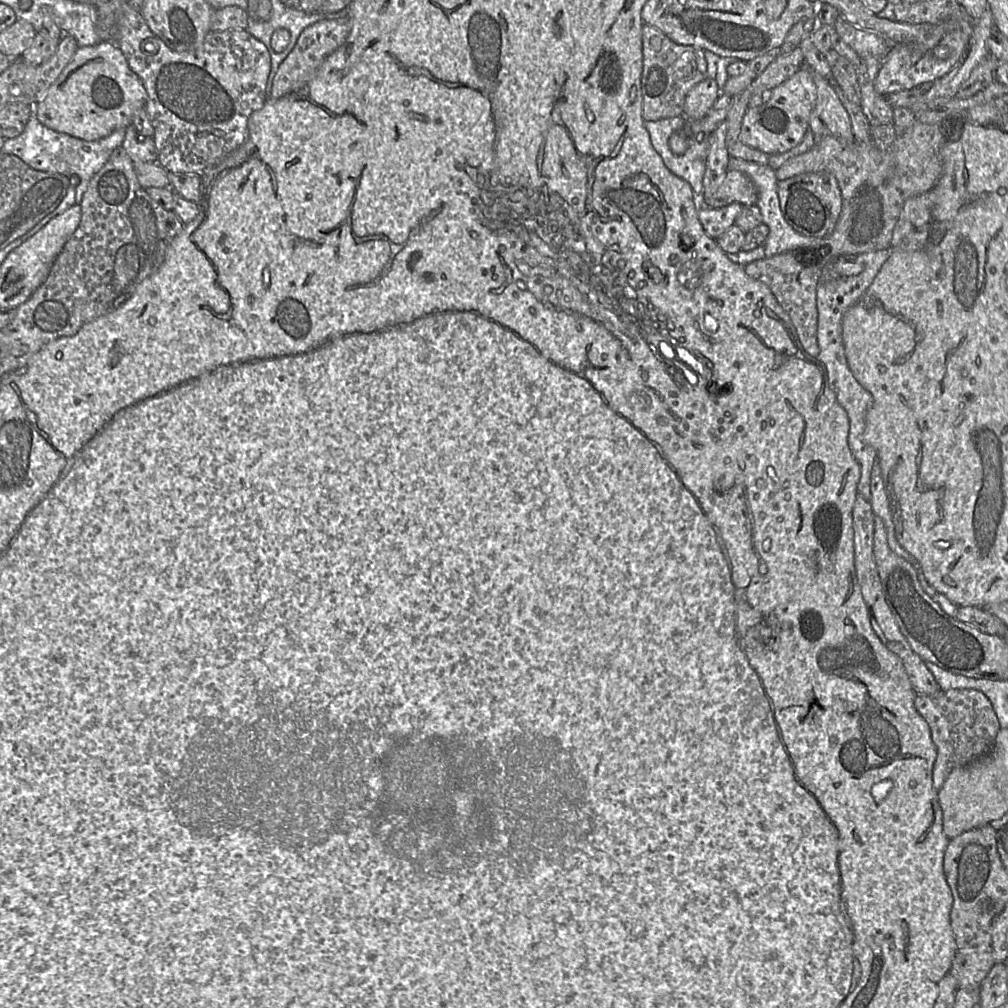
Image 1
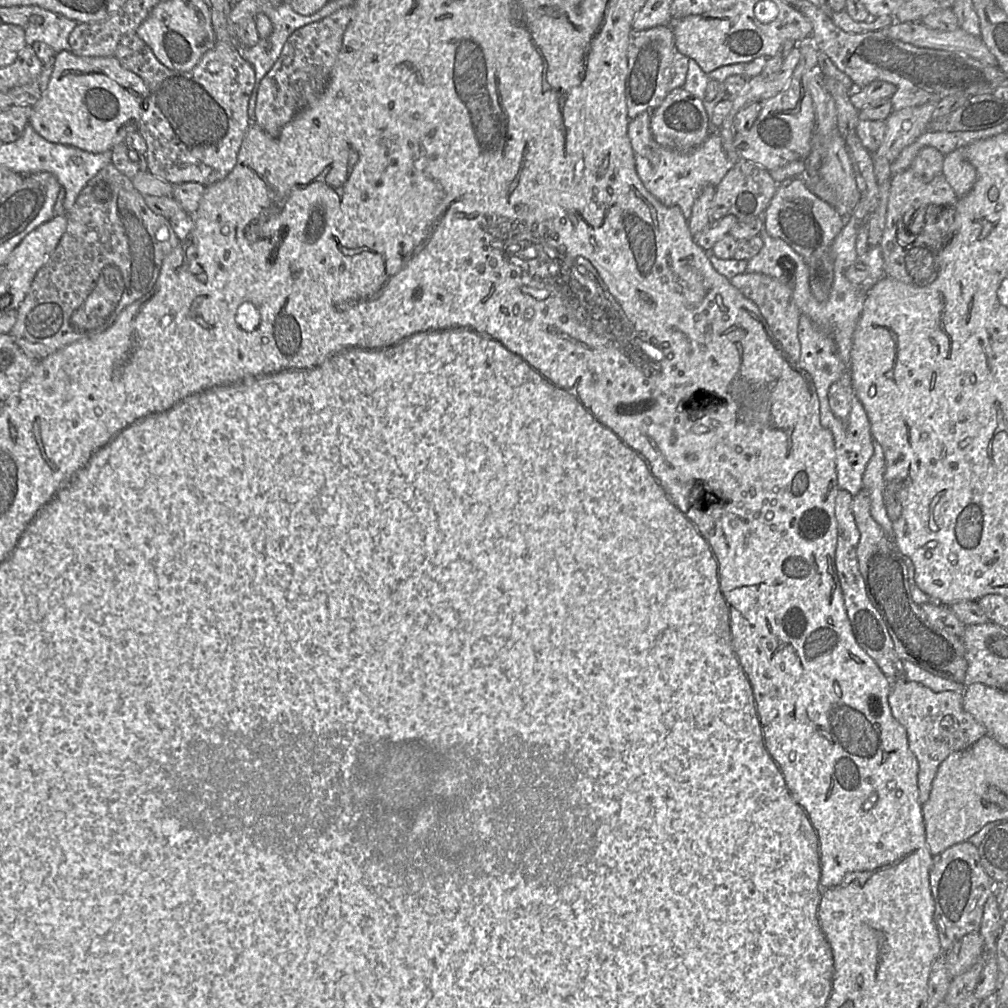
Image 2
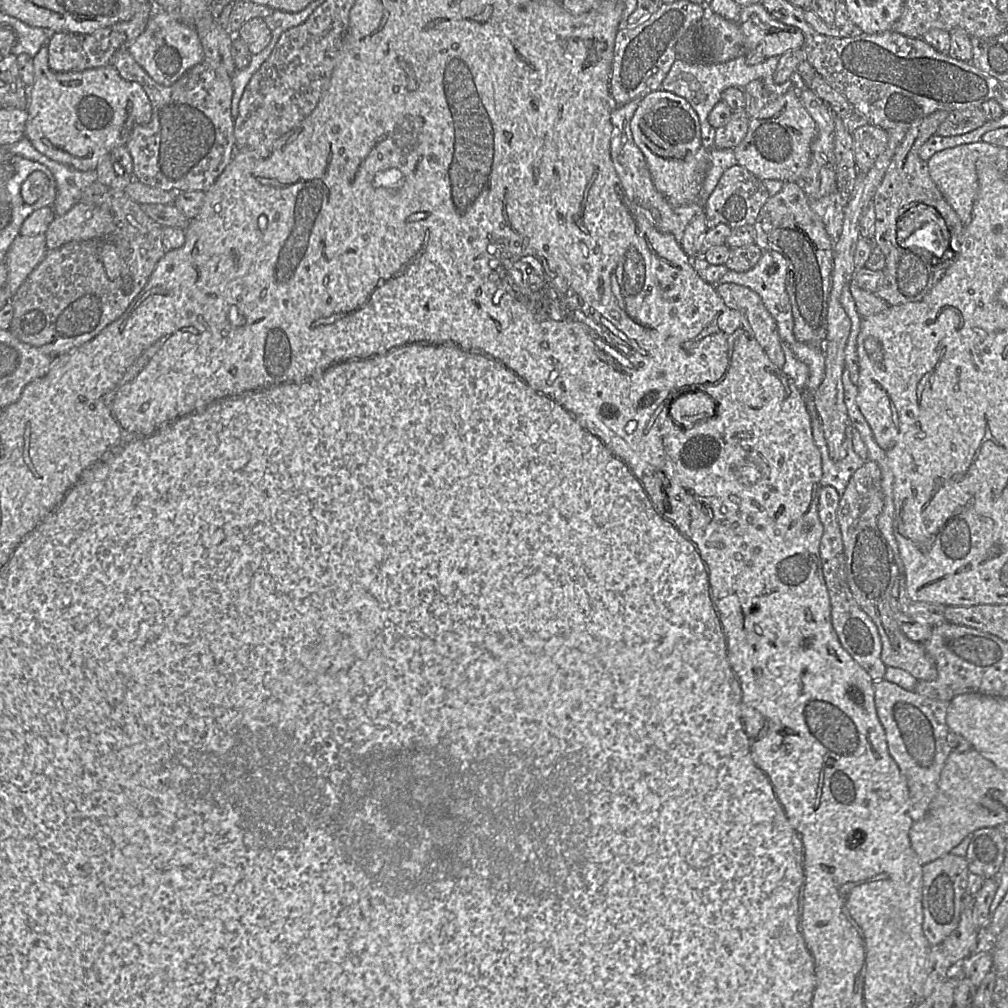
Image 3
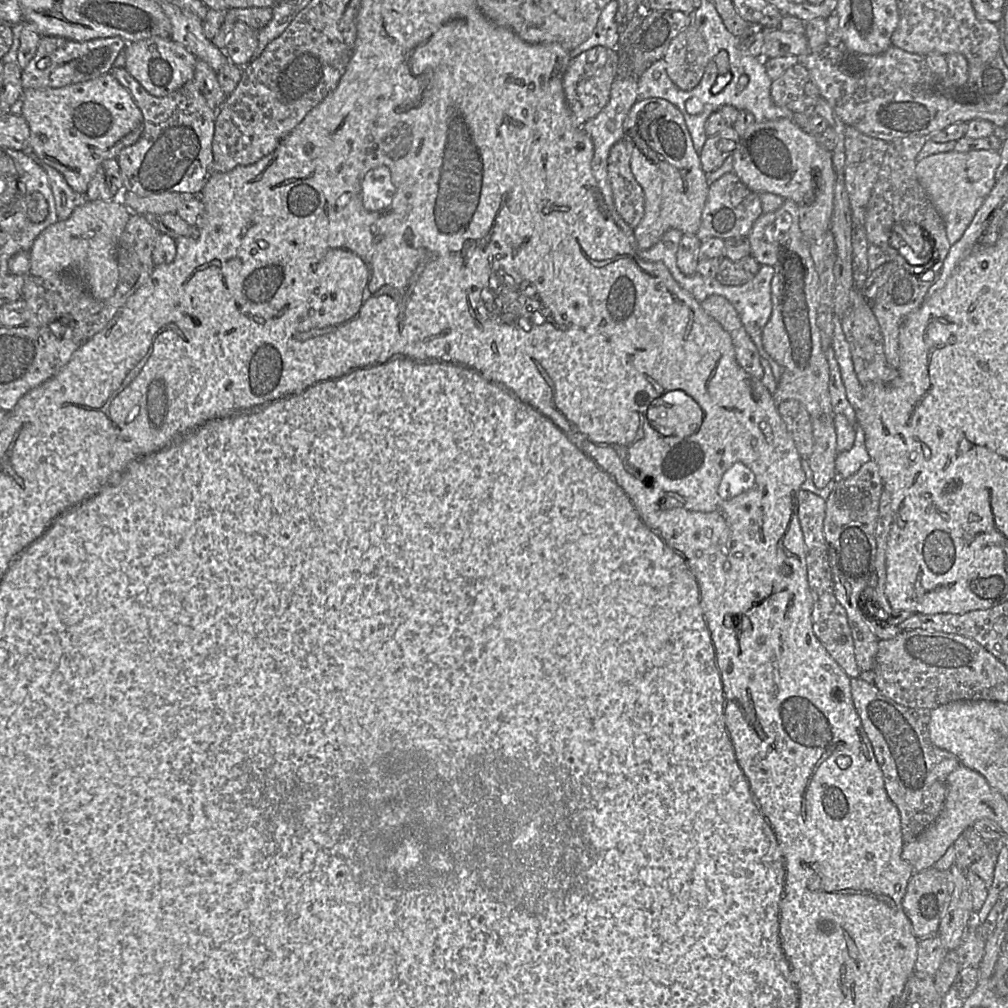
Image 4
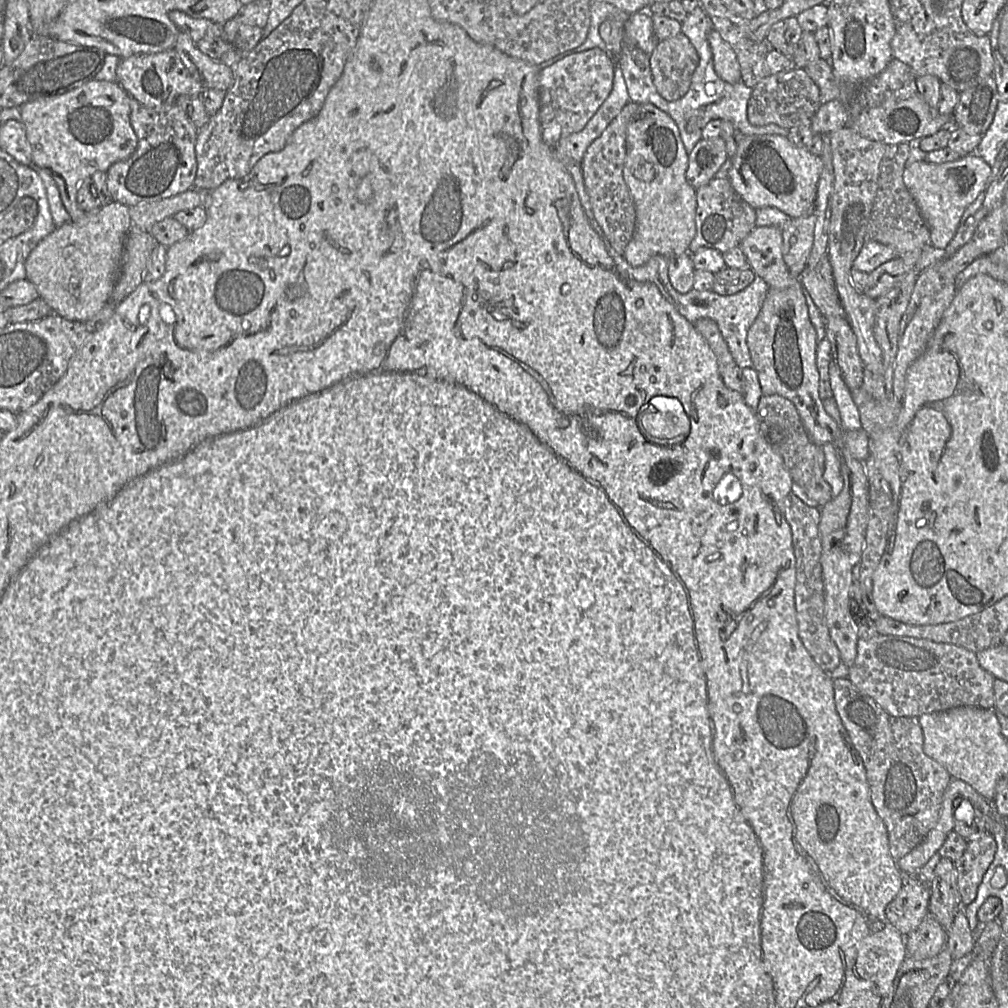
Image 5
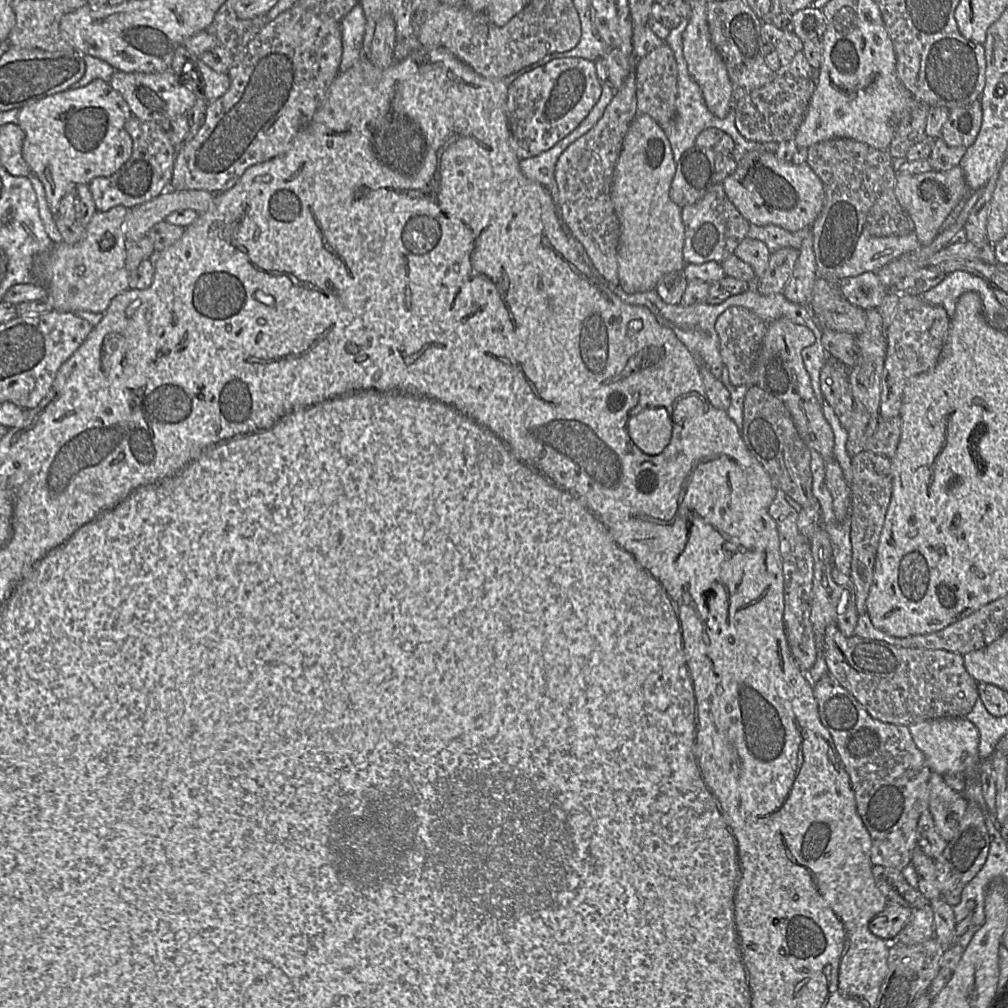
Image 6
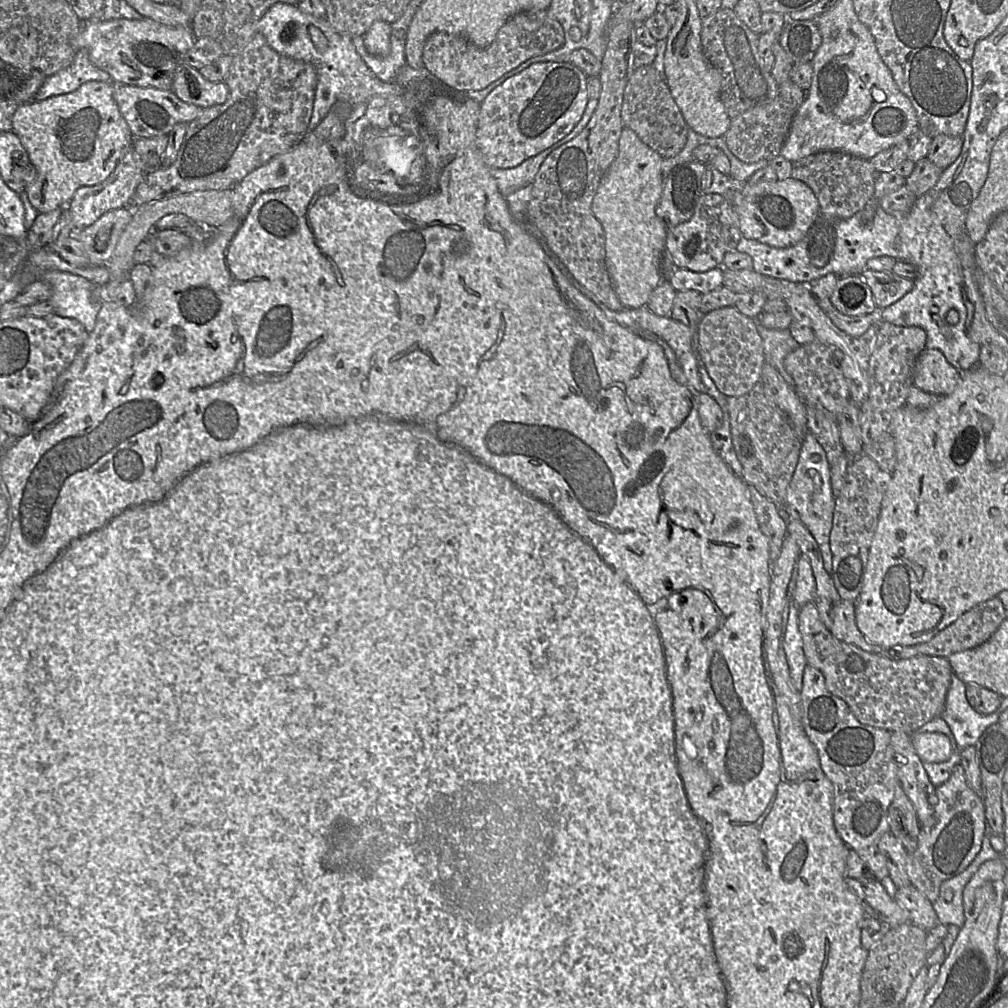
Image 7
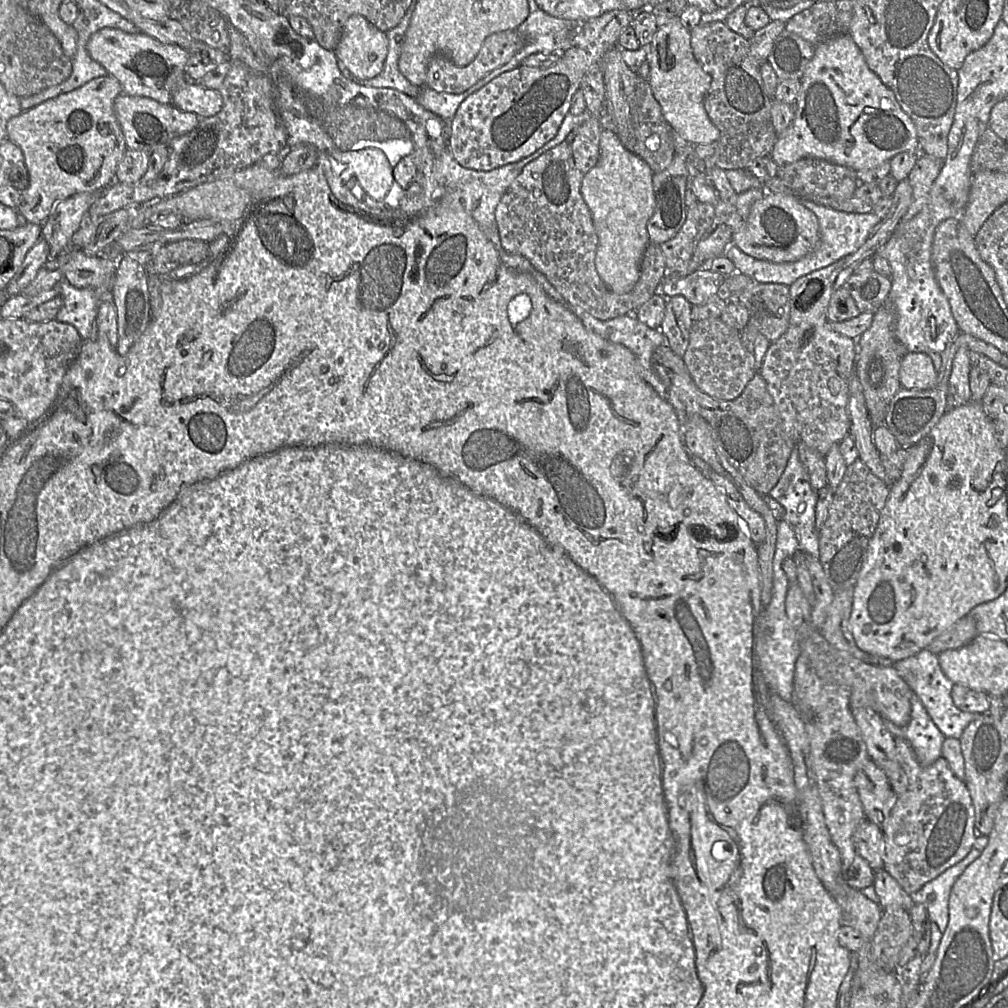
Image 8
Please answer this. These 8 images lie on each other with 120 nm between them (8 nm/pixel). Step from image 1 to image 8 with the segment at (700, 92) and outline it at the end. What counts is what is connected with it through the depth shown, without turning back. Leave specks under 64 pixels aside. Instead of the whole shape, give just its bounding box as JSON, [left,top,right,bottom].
[580,129,656,294]

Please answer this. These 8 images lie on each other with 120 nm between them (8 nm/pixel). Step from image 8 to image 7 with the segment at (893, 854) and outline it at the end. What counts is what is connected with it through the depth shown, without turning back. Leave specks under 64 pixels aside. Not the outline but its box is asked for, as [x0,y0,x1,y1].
[907,764,985,902]

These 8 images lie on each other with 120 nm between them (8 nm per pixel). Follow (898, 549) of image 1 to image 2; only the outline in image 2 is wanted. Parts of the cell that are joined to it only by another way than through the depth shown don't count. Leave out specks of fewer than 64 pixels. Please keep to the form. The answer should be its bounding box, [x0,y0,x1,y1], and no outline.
[863,440,892,526]

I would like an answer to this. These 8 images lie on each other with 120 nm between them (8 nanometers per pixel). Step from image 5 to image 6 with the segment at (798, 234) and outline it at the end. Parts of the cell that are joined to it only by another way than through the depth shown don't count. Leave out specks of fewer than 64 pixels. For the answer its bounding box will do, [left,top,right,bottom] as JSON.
[752,248,800,295]

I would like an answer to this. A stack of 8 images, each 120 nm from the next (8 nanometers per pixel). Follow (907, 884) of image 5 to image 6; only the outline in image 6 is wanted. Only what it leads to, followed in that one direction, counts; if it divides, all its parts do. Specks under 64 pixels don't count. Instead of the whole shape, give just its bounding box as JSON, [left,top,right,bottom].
[869,901,912,941]

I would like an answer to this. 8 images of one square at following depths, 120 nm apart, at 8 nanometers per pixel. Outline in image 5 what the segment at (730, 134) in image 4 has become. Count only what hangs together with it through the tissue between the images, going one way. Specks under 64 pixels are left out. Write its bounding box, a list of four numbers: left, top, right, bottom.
[687,136,728,190]

